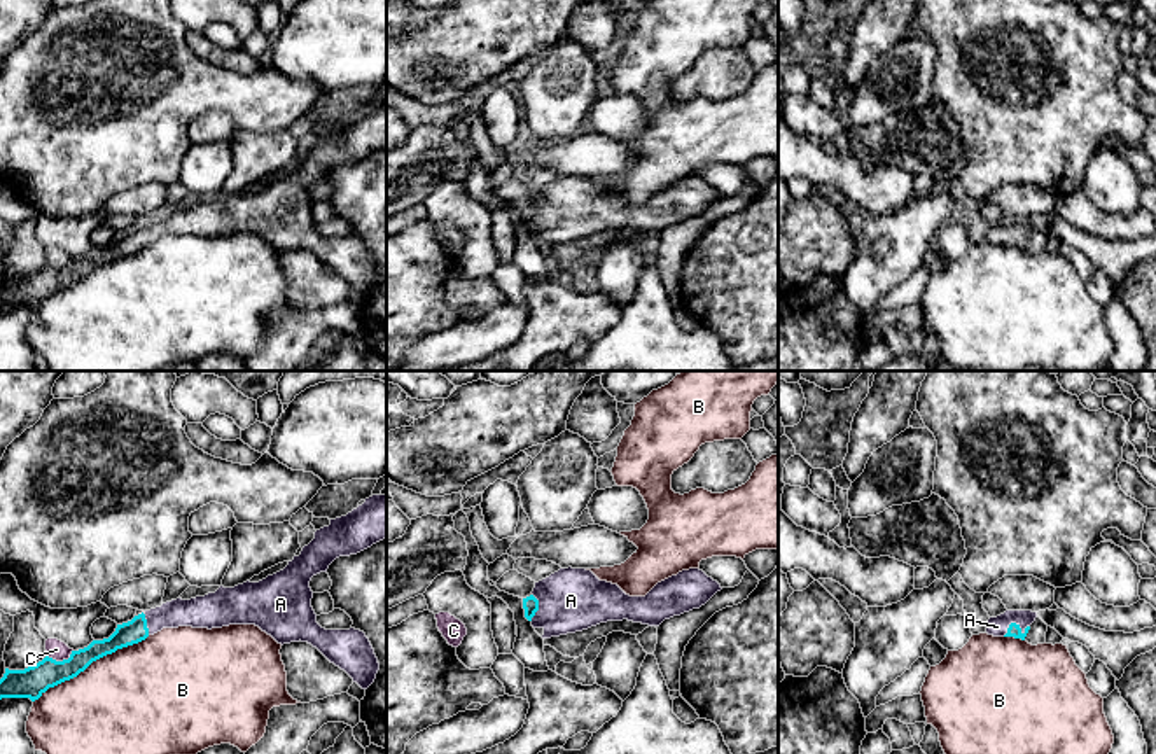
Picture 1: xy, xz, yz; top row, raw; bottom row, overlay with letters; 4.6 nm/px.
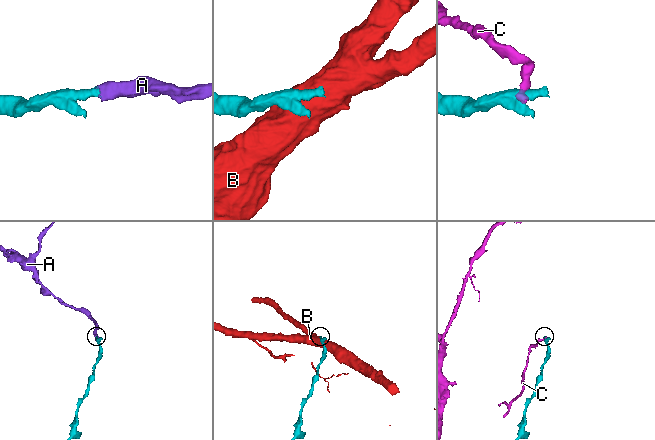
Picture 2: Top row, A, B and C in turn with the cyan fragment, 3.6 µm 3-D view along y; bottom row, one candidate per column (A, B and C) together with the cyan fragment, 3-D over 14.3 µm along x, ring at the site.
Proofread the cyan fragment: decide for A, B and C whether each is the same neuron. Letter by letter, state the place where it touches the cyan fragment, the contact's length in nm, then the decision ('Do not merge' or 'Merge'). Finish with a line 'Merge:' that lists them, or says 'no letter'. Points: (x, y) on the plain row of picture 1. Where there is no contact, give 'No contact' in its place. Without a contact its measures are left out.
A: Touches cyan at yz (1013, 231). Shared border 140 nm. Merge
B: Touches cyan at xy (91, 270). Shared border 600 nm. Do not merge
C: Touches cyan at xy (63, 268). Shared border 120 nm. Do not merge
Merge: A

